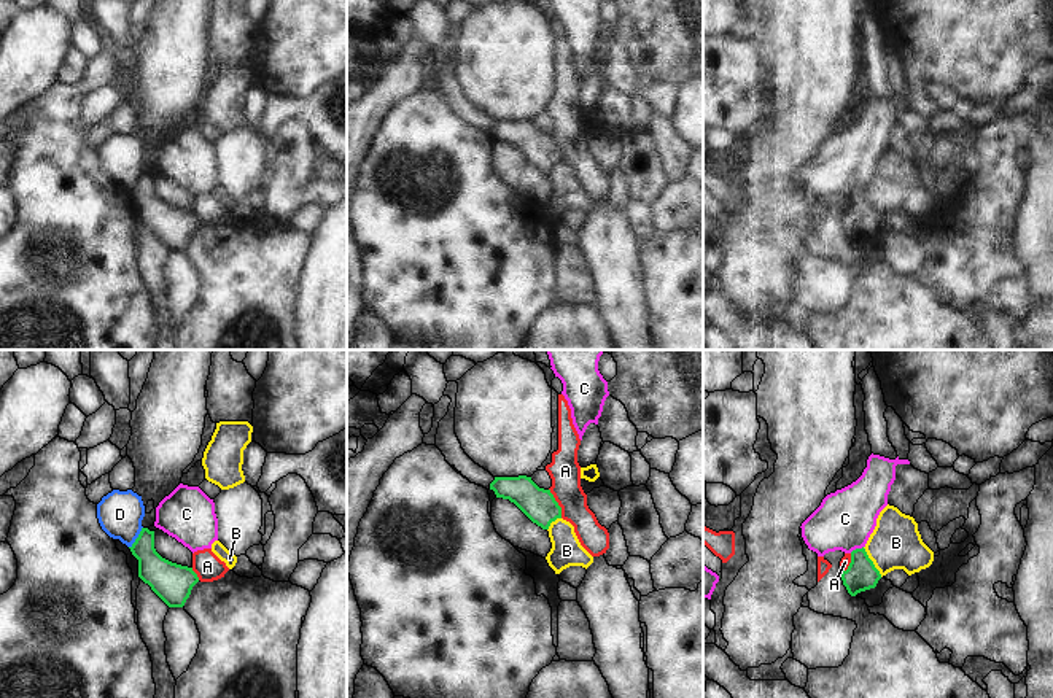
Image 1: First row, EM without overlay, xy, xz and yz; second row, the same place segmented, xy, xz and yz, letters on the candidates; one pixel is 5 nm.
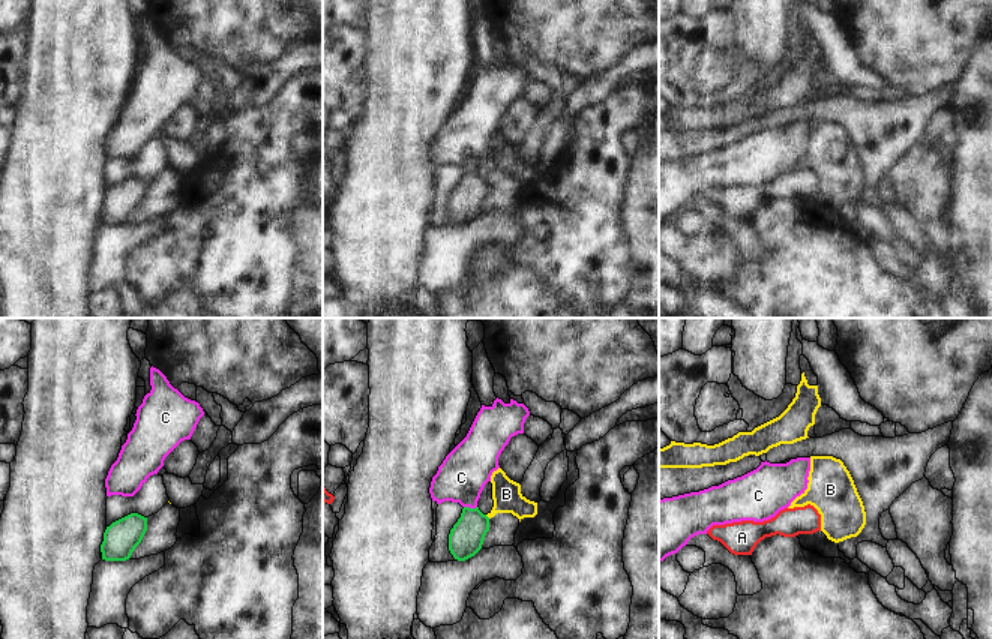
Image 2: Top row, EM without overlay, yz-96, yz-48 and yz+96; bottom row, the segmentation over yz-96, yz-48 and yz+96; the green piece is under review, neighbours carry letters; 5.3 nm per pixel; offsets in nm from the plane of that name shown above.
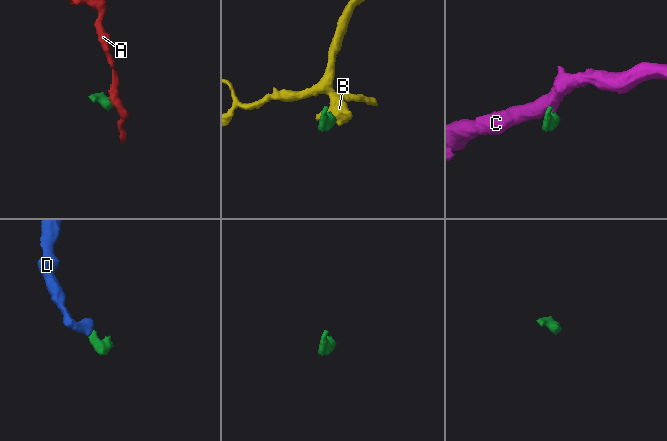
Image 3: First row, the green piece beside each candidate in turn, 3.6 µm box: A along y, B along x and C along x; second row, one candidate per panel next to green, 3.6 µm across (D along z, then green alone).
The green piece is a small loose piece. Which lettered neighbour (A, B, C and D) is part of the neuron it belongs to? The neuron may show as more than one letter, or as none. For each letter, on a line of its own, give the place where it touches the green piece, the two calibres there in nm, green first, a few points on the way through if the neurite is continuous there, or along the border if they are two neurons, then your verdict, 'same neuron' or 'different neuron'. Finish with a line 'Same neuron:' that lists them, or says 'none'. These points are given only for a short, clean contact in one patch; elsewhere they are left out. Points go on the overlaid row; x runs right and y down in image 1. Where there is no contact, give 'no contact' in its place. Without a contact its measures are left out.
A: meets green in xz at (557, 503); 170 nm thick on the green side, 160 nm on the other; border along xz (549, 488), (560, 507), (562, 517); different neuron
B: meets green in yz at (872, 562); 160 nm thick on the green side, 260 nm on the other; border along yz (862, 547), (882, 576); different neuron
C: meets green in yz at (856, 549); 160 nm thick on the green side, 300 nm on the other; runs through yz (861, 574), (856, 549), (845, 519); same neuron
D: meets green in xy at (137, 538); 170 nm thick on the green side, 220 nm on the other; border along xy (142, 527), (129, 547); different neuron
Same neuron: C

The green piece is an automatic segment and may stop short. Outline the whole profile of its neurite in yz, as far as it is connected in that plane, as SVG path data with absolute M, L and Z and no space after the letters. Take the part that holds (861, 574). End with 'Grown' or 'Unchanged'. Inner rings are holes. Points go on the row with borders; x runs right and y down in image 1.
M872 453L862 475L827 494L800 526L805 544L818 556L835 550L851 555L848 569L841 572L843 585L851 596L875 588L881 579L864 547L880 512L888 506L897 464L910 464L910 461Z. Grown.

